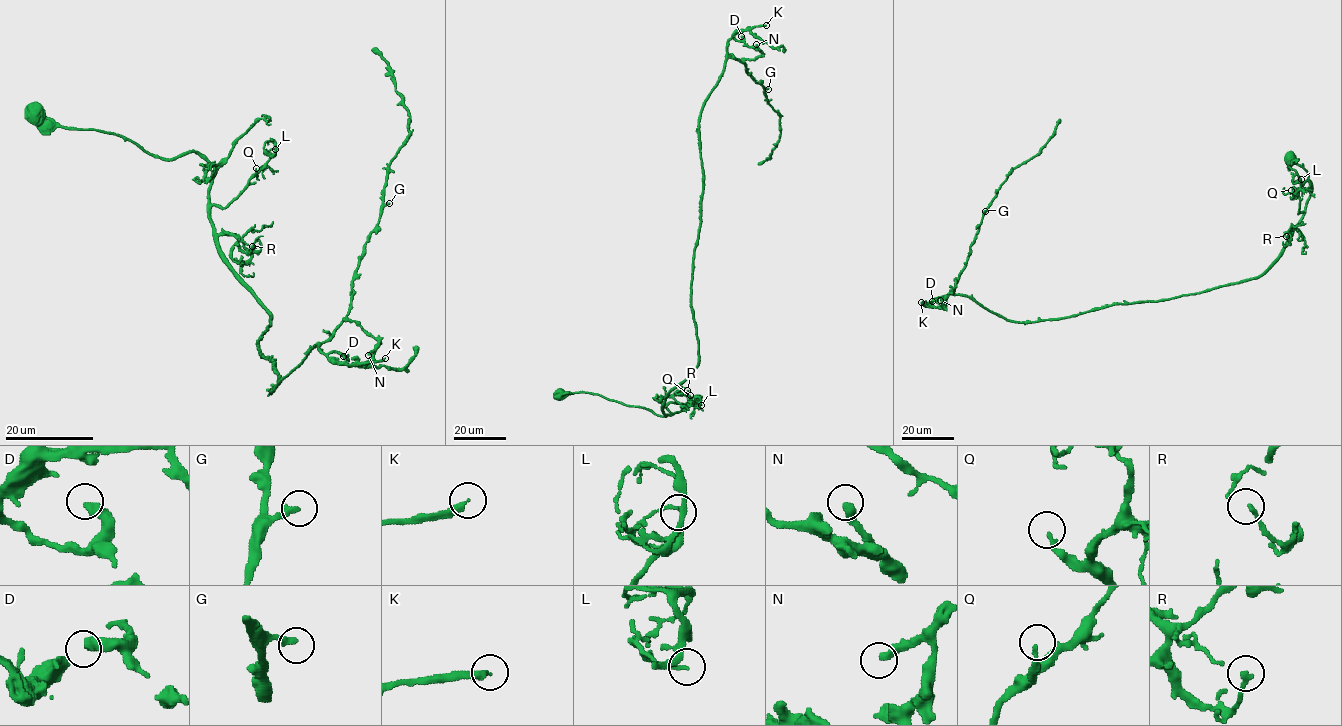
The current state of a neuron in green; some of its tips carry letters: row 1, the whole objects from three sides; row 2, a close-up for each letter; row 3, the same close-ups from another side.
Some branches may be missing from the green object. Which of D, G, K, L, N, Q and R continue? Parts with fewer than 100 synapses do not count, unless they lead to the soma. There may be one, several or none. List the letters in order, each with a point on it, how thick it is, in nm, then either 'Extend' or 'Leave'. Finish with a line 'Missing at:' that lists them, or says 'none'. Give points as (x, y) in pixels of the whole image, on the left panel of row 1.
D: Place: (343, 356). Thickness 400 nm. Leave
G: Place: (389, 203). Thickness 240 nm. Leave
K: Place: (385, 358). Thickness 300 nm. Extend
L: Place: (275, 149). Thickness 100 nm. Leave
N: Place: (368, 355). Thickness 340 nm. Leave
Q: Place: (256, 168). Thickness 160 nm. Leave
R: Place: (252, 246). Thickness 140 nm. Leave
Missing at: K

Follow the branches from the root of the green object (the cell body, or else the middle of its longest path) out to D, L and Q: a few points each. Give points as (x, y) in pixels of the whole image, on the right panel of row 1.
D: (1288, 158), (1312, 193), (1282, 253), (1256, 277), (1025, 323), (967, 296), (932, 301)
L: (1288, 158), (1288, 167), (1302, 185), (1308, 180), (1312, 187), (1305, 209), (1298, 213), (1301, 179)
Q: (1288, 158), (1288, 167), (1302, 185), (1308, 180), (1312, 187), (1305, 209), (1299, 213), (1299, 198), (1291, 190)

